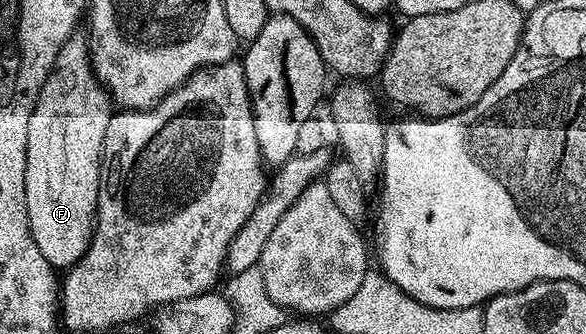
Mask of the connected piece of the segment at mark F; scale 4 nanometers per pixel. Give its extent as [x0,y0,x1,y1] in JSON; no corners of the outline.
[27,37,110,269]

